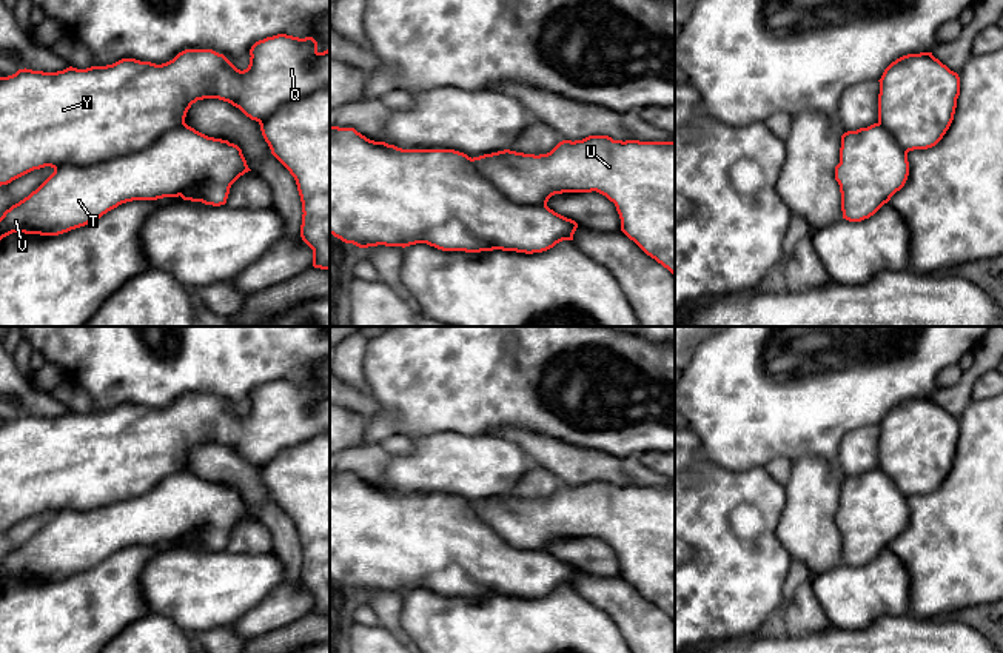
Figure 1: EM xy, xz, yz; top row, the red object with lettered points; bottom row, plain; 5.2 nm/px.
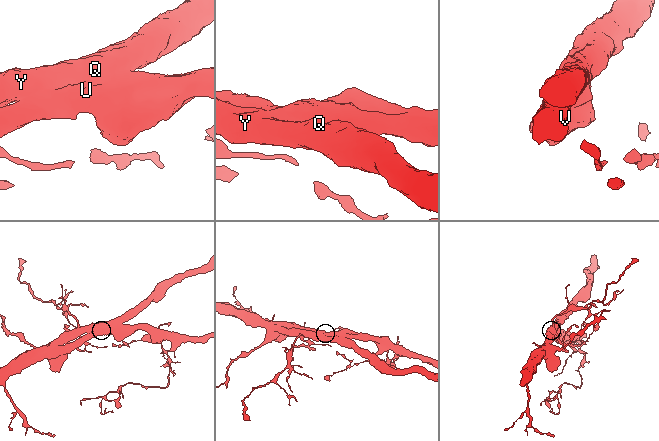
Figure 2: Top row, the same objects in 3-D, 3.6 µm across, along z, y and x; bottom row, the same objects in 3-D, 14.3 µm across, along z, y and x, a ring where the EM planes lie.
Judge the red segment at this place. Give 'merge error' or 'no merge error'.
no merge error

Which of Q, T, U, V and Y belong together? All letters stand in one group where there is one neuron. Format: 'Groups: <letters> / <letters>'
Groups: Q T U V Y

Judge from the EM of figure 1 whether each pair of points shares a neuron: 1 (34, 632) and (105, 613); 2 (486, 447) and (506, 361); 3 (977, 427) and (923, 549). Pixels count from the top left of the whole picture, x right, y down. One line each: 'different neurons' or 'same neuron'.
1: same neuron
2: different neurons
3: same neuron

